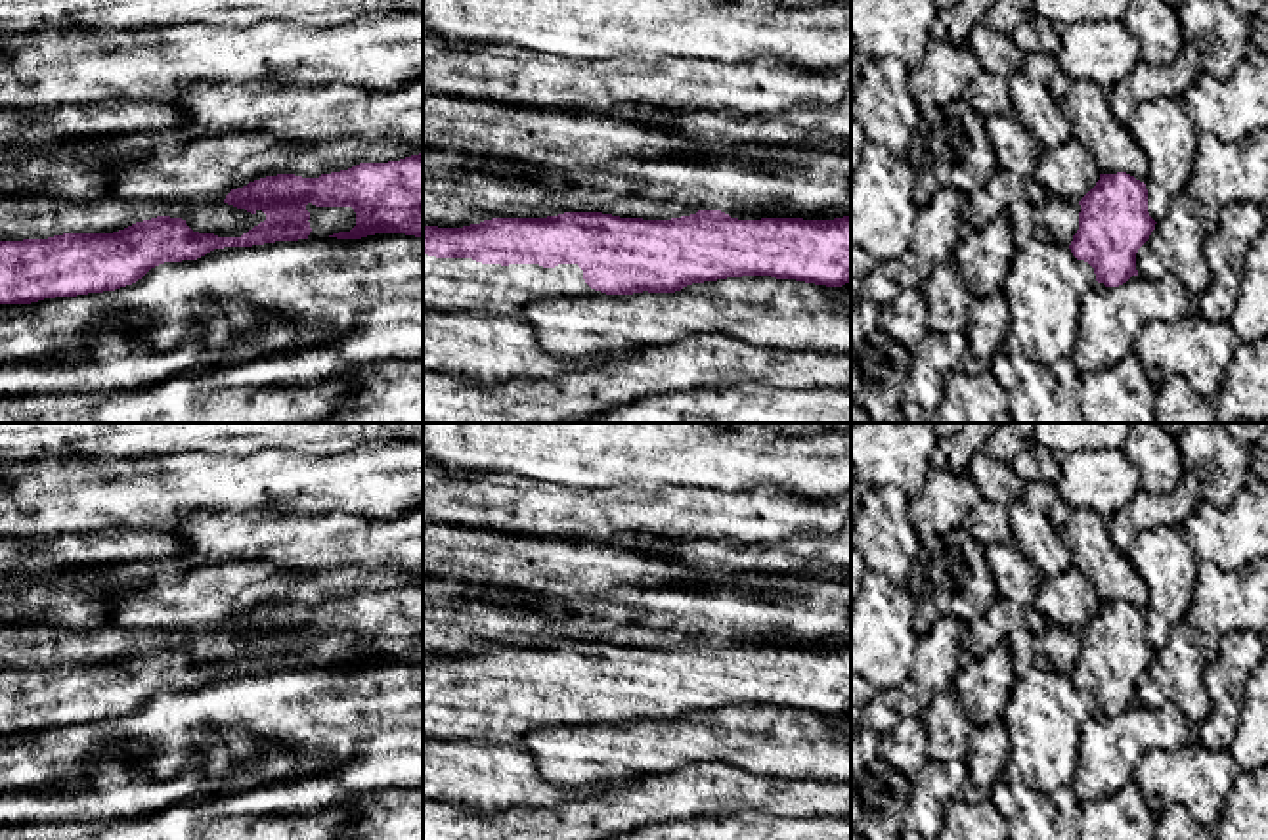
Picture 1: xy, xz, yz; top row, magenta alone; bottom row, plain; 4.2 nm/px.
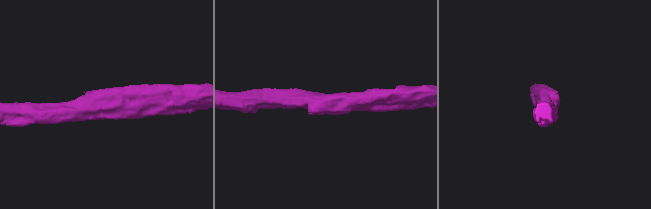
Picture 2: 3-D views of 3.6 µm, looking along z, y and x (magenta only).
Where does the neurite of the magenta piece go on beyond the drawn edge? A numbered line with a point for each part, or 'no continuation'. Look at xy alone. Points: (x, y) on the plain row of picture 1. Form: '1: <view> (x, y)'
no continuation

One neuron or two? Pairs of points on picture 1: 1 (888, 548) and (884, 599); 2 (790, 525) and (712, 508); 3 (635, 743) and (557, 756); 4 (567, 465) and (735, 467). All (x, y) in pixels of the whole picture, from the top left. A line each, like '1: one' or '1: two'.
1: two
2: one
3: one
4: one

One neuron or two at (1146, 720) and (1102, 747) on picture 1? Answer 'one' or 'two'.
one

